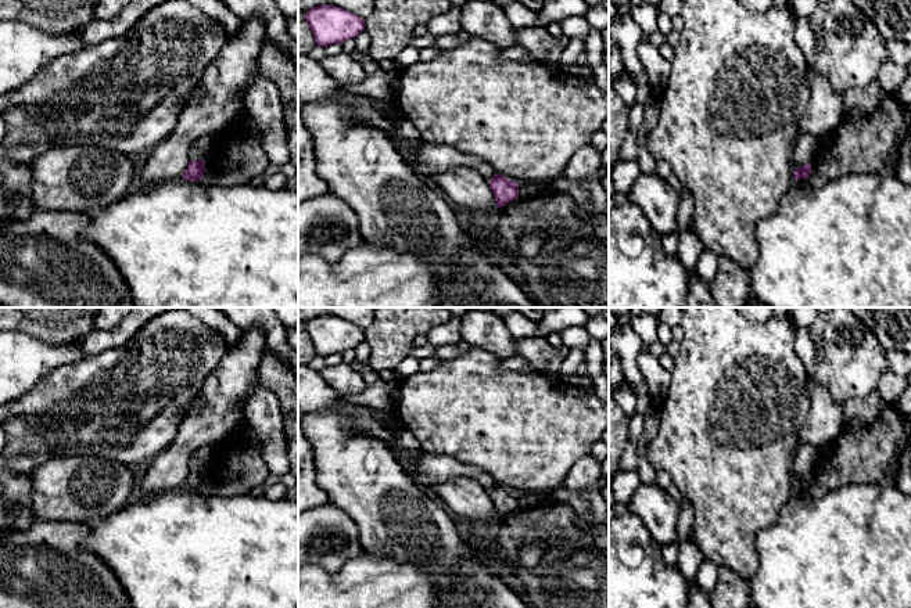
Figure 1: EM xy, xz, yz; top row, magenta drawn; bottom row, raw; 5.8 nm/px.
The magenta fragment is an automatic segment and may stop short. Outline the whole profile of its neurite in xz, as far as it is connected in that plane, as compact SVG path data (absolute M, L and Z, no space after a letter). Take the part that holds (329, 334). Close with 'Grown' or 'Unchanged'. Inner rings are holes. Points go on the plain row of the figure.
M323 314L311 319L305 330L315 353L322 357L355 349L365 341L365 330L337 316Z. Unchanged

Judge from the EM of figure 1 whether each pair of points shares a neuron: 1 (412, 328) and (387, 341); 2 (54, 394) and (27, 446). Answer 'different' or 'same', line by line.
1: same
2: same

